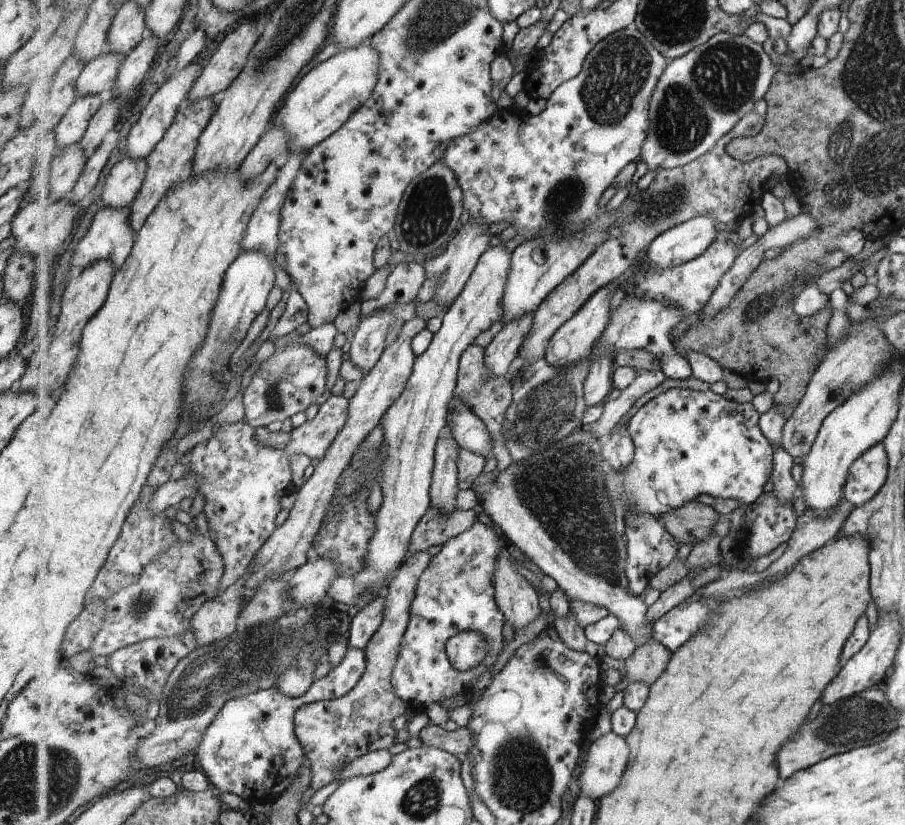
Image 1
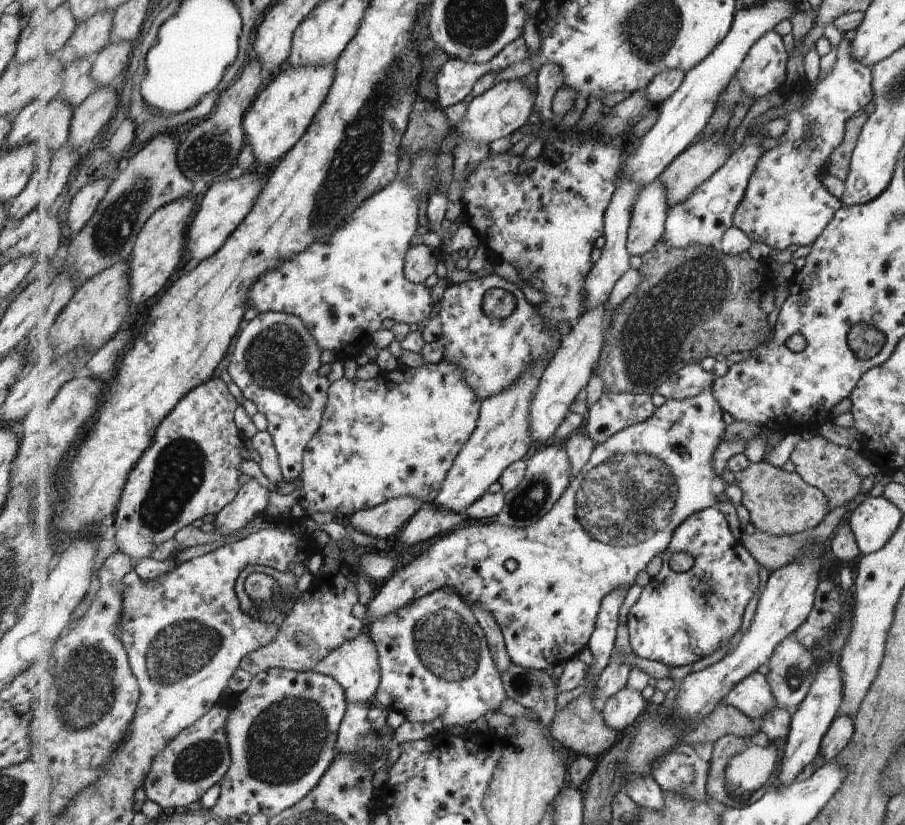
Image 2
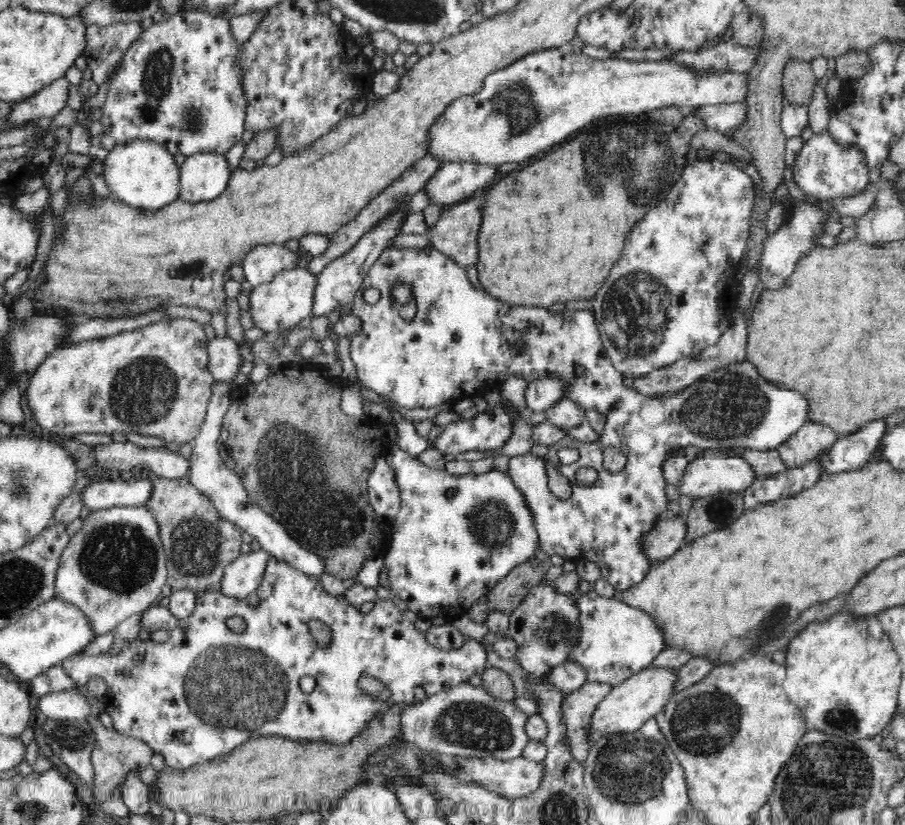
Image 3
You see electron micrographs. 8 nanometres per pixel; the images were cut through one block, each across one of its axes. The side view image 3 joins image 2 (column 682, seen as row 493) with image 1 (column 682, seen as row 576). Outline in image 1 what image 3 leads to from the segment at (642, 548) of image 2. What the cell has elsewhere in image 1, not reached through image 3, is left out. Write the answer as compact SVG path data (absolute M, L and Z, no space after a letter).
M669 388L645 403L628 422L628 430L636 446L633 462L627 470L610 469L606 481L618 520L624 526L631 511L653 513L661 519L663 513L695 501L701 494L717 499L735 499L745 507L756 503L765 492L767 480L772 478L775 456L772 442L761 430L761 415L750 402L733 402L711 390Z

